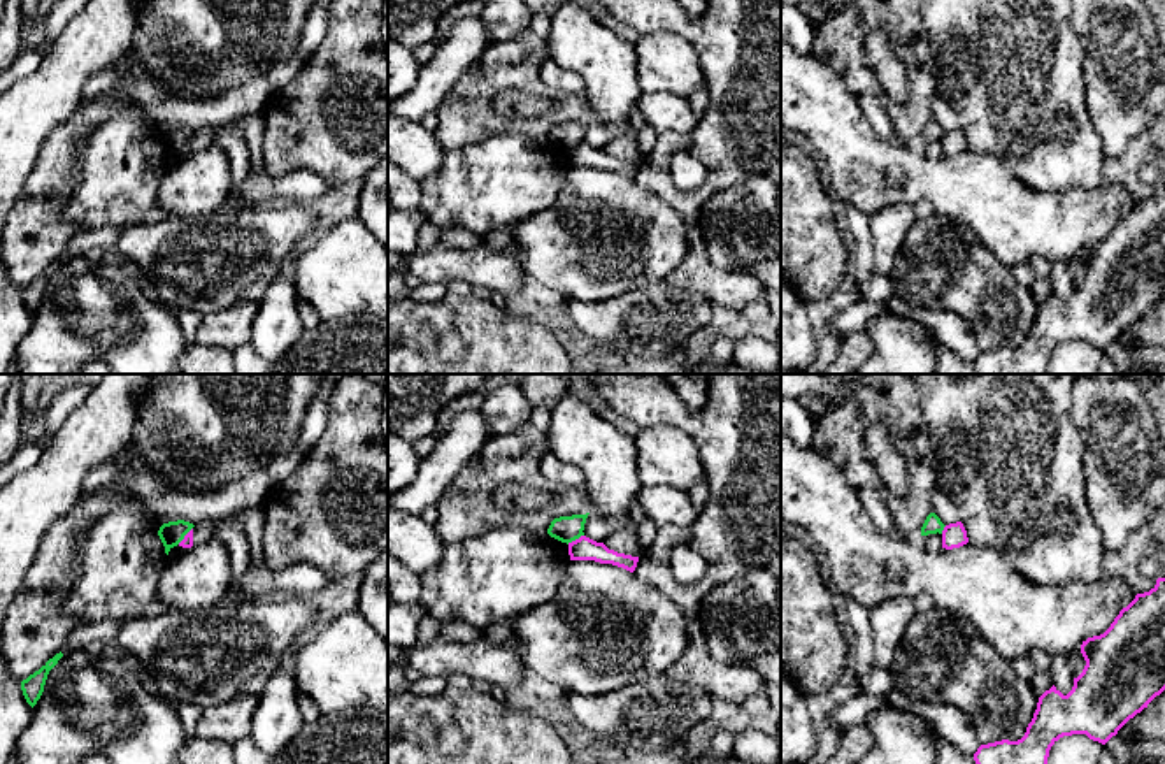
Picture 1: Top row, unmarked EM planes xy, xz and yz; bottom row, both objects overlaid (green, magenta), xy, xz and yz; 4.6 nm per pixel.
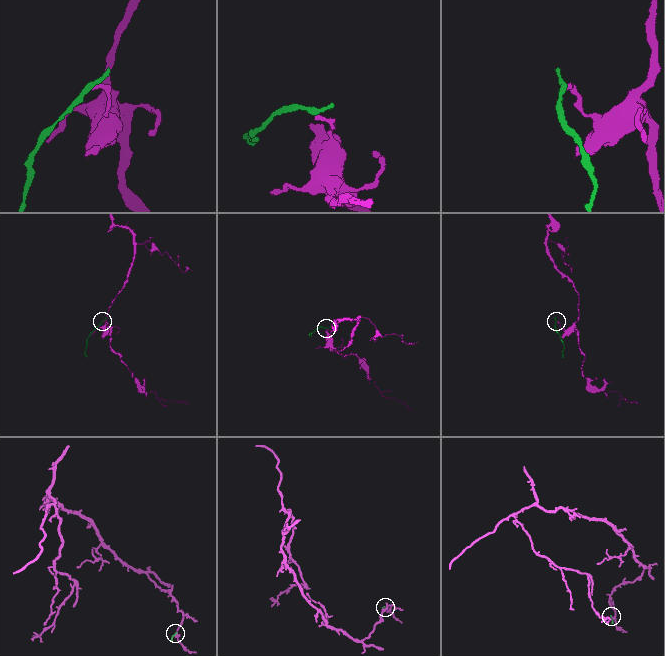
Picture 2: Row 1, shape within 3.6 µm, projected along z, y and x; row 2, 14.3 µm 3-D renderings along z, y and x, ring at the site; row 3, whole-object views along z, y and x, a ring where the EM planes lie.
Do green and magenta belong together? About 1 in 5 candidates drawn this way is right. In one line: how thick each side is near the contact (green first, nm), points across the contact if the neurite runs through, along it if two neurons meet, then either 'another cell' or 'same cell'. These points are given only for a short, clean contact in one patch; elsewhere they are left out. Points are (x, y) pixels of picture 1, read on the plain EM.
120/110 nm | along xz (583, 141), (567, 150) | another cell

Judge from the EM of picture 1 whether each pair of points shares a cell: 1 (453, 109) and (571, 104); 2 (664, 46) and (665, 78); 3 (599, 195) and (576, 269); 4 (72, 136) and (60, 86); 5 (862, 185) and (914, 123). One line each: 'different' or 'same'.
1: same
2: same
3: same
4: different
5: different

